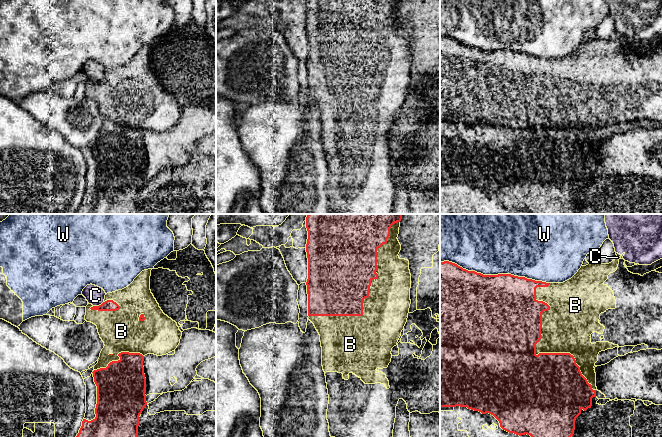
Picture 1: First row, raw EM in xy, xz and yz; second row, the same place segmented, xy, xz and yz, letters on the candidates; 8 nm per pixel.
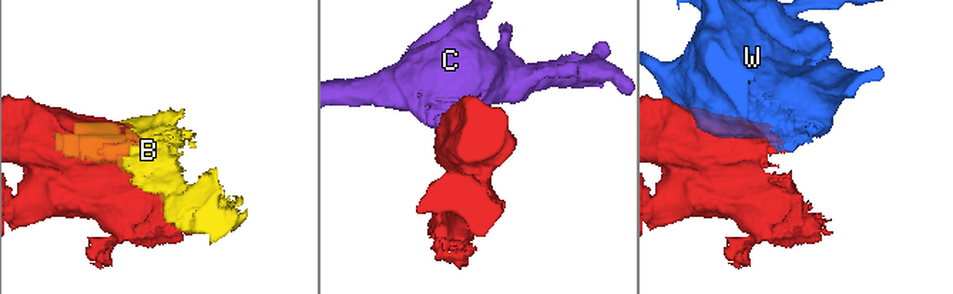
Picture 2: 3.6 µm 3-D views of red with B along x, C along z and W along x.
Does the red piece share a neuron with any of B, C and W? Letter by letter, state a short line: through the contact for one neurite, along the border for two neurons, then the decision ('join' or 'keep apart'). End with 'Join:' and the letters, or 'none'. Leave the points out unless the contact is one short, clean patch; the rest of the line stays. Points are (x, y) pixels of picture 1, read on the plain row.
B: join
C: line xy (103, 77), (93, 82); keep apart
W: keep apart
Join: B

